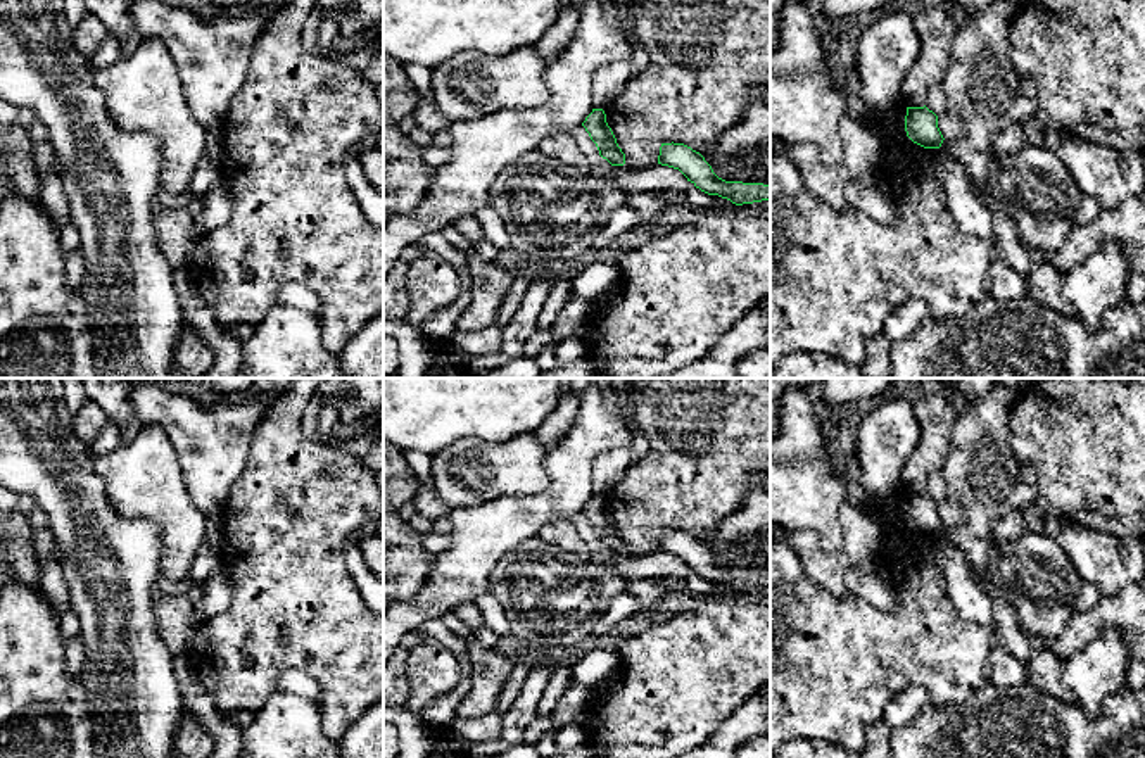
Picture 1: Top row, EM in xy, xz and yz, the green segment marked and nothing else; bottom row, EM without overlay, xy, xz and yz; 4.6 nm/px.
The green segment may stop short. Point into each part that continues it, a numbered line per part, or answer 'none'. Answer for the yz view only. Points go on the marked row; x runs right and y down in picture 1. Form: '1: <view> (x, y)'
none

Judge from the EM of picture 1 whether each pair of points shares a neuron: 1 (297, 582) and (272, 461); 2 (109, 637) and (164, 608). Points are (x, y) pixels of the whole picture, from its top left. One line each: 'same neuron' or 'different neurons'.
1: same neuron
2: different neurons

